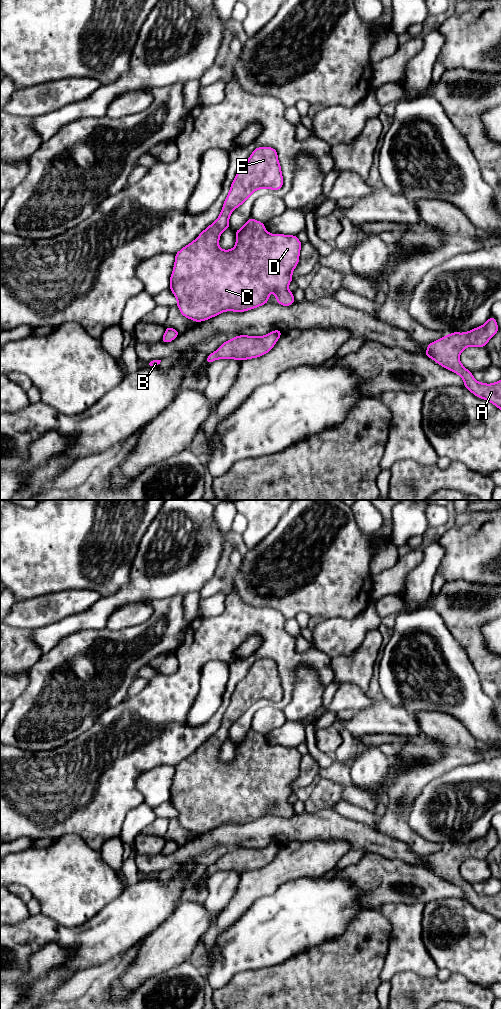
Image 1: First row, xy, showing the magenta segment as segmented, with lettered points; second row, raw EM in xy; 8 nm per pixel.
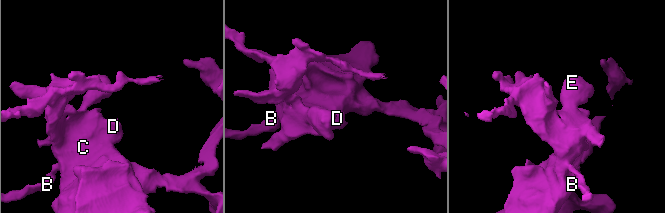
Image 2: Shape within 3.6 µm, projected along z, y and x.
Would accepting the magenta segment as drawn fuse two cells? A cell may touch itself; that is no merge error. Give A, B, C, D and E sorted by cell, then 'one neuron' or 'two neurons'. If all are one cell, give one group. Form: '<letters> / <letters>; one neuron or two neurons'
A B C D E; one neuron

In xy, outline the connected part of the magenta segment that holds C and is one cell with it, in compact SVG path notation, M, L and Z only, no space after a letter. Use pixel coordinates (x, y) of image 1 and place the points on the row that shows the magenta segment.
M257 147L246 164L235 175L221 213L216 221L202 231L193 242L175 254L175 264L170 277L169 289L175 295L177 307L184 317L195 322L202 322L224 311L248 311L267 304L272 290L278 304L290 306L295 302L294 295L288 289L288 285L293 280L292 271L299 263L302 243L297 236L270 234L266 231L264 223L250 217L240 230L234 230L236 233L235 247L231 250L219 248L220 235L225 229L230 228L229 217L237 207L242 205L258 189L279 190L282 186L283 177L277 151L273 147Z

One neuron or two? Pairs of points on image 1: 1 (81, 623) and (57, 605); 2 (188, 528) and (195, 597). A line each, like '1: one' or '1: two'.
1: two
2: two

